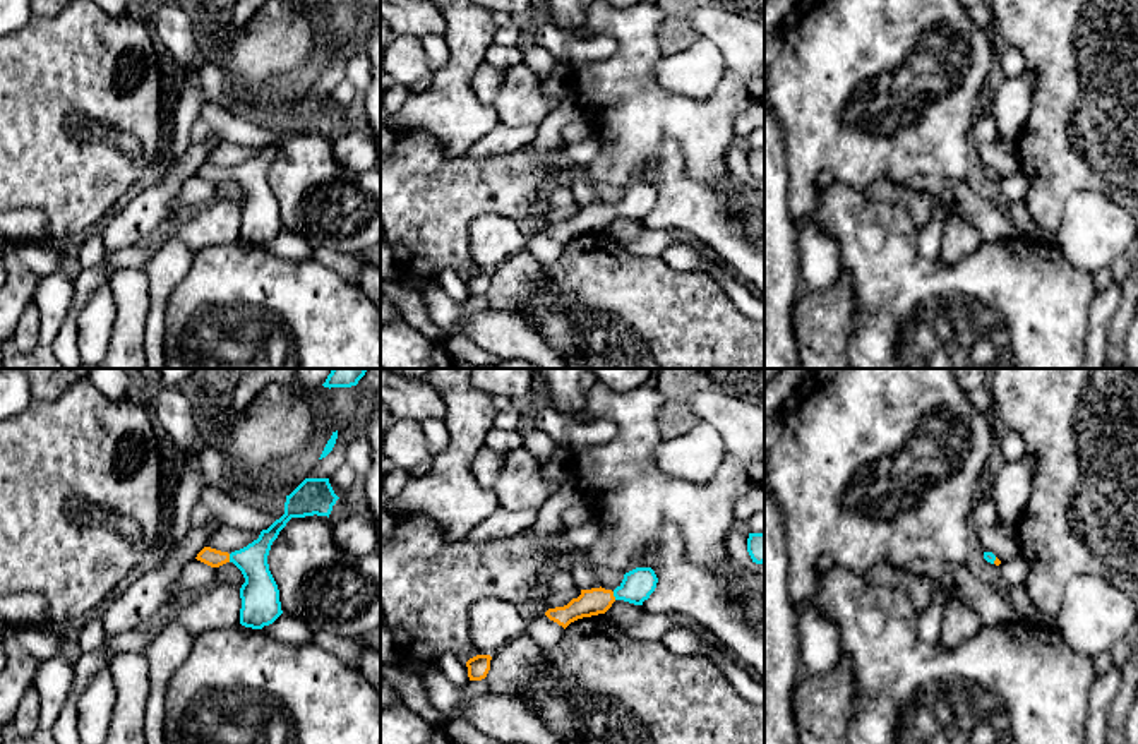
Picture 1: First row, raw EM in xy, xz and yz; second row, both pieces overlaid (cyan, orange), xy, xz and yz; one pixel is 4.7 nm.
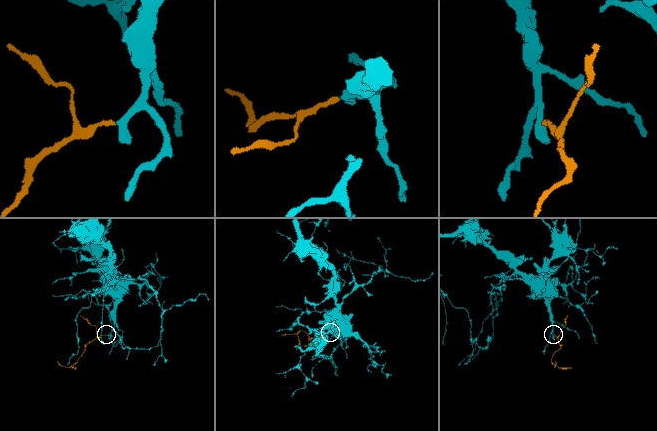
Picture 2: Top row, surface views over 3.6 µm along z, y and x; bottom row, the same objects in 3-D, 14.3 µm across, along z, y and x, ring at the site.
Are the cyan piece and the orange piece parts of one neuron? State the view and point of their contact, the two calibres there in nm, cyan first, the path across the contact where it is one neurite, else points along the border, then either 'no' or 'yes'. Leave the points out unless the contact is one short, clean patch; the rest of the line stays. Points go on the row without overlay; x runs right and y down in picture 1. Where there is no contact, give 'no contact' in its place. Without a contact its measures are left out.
meets cyan in xy at (230, 174); 180 nm thick on the cyan side, 90 nm on the other; runs through xy (259, 210), (257, 192), (230, 174), (213, 174); yes

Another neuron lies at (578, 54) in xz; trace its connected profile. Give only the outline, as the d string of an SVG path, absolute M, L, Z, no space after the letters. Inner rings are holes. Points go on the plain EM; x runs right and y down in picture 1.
M548 19L538 21L531 39L552 53L559 62L569 63L572 69L607 60L617 50L617 39L612 36L576 39L567 36Z

